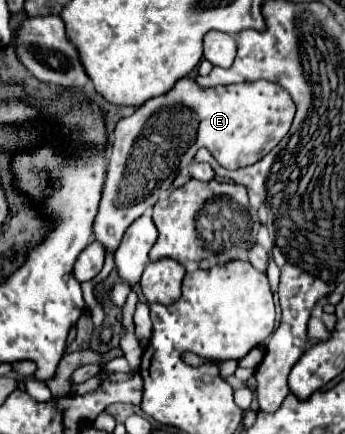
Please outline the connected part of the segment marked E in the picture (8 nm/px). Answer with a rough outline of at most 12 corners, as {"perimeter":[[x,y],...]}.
{"perimeter":[[184,77],[114,129],[94,219],[114,251],[208,147],[258,163],[296,107],[268,81]]}

